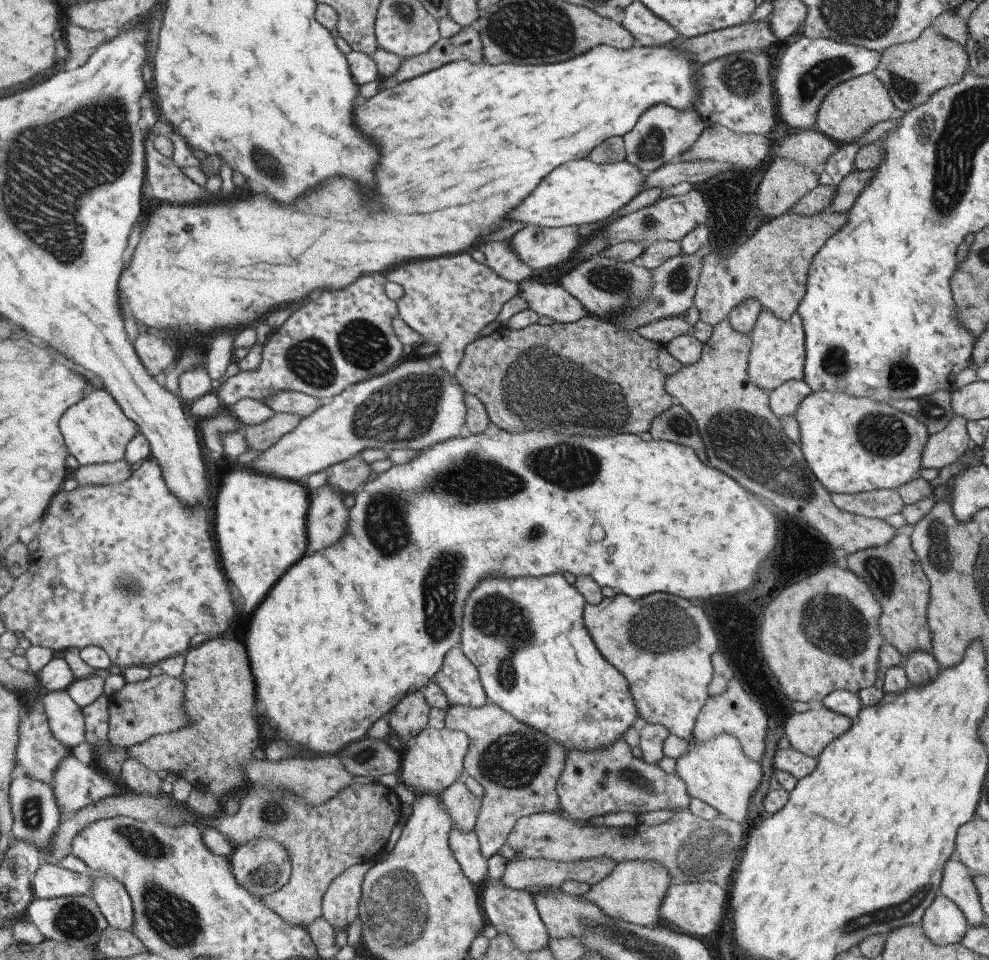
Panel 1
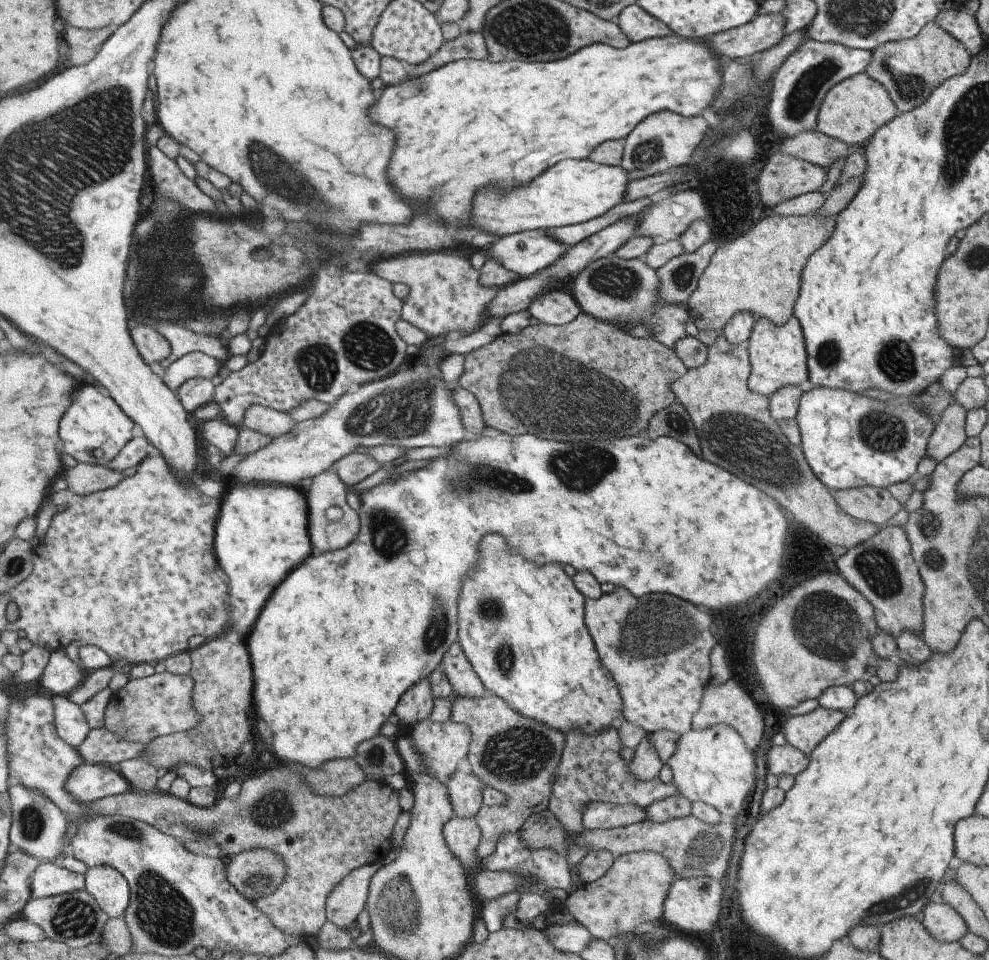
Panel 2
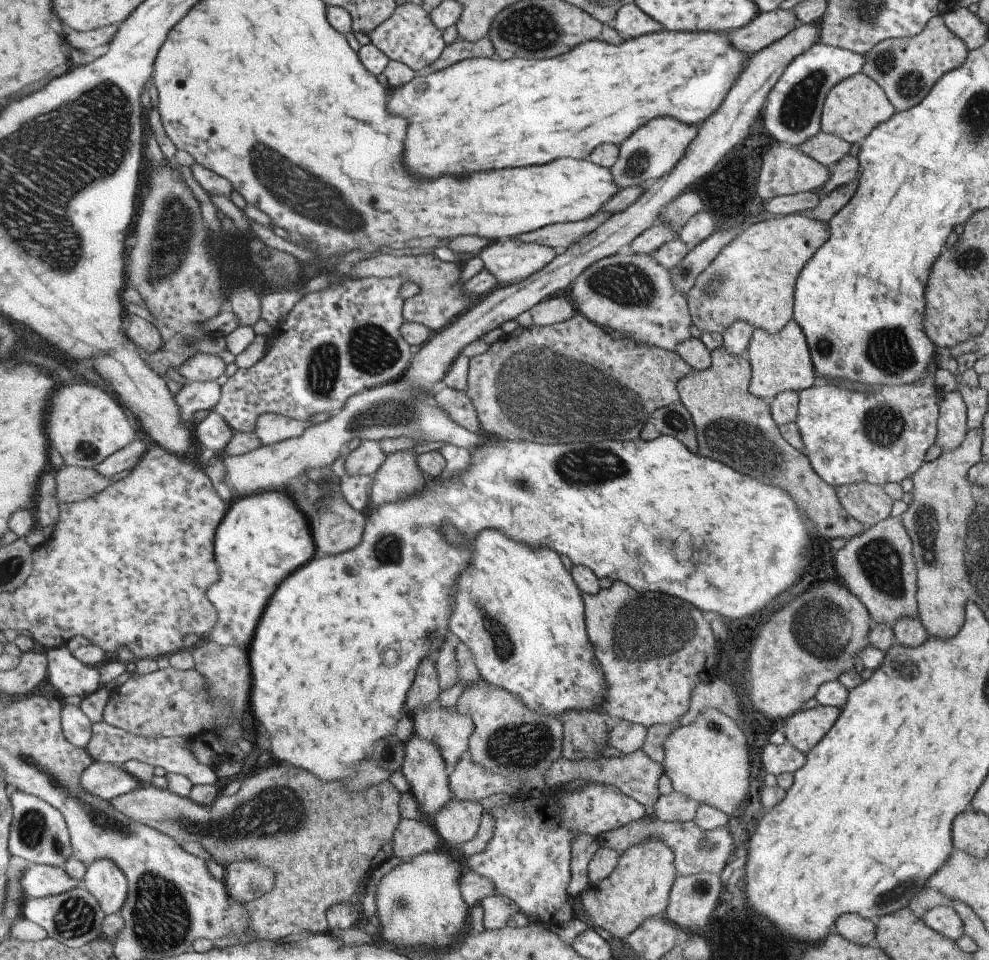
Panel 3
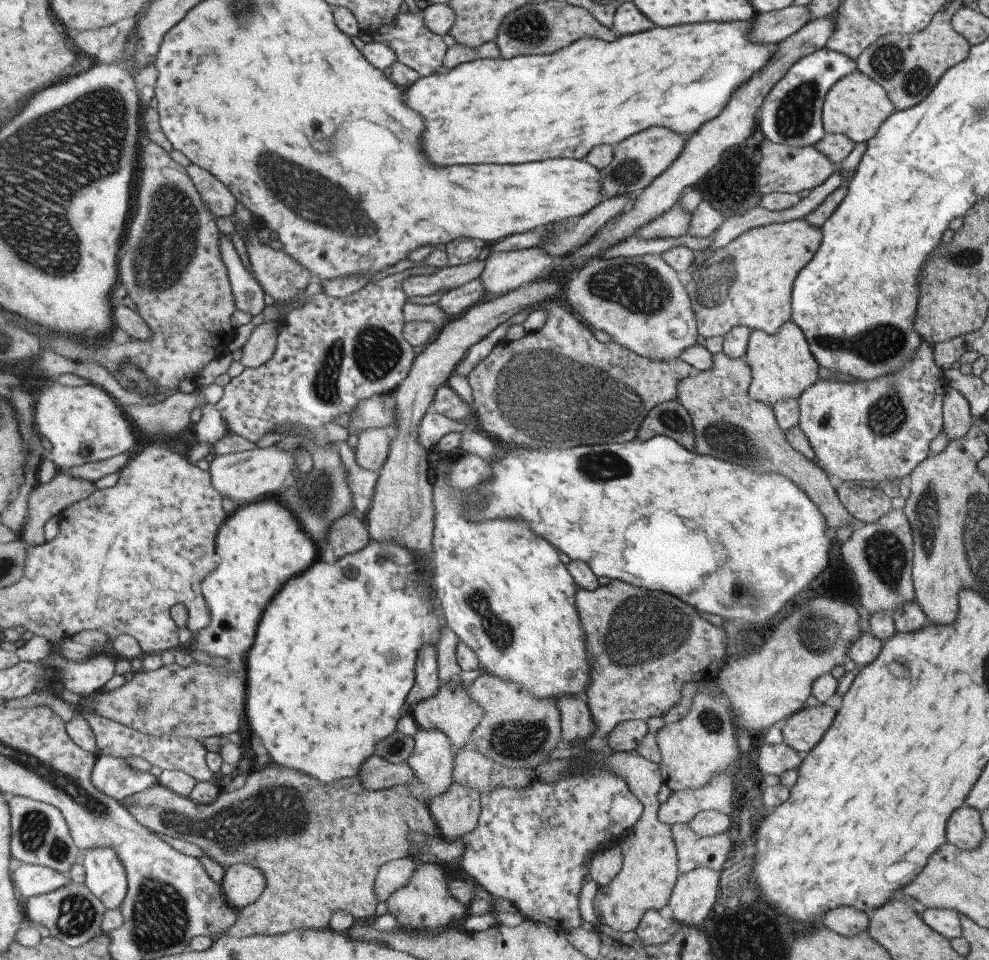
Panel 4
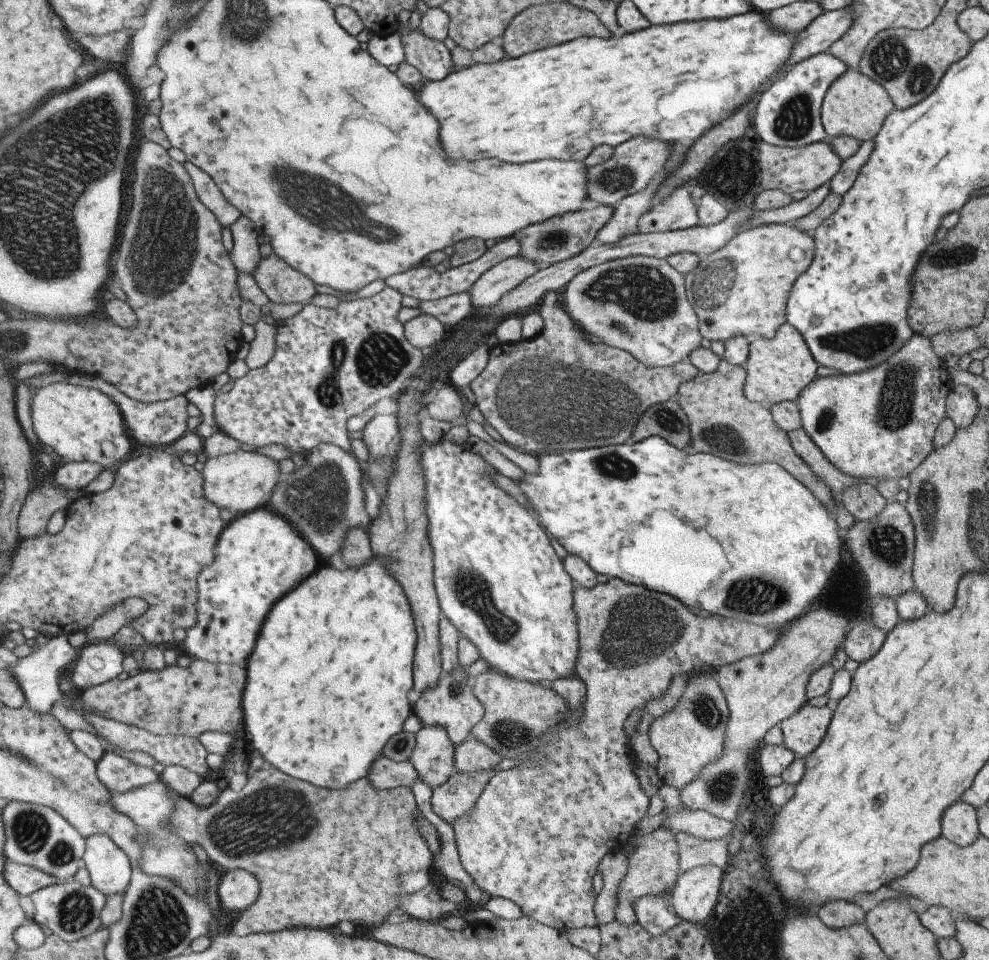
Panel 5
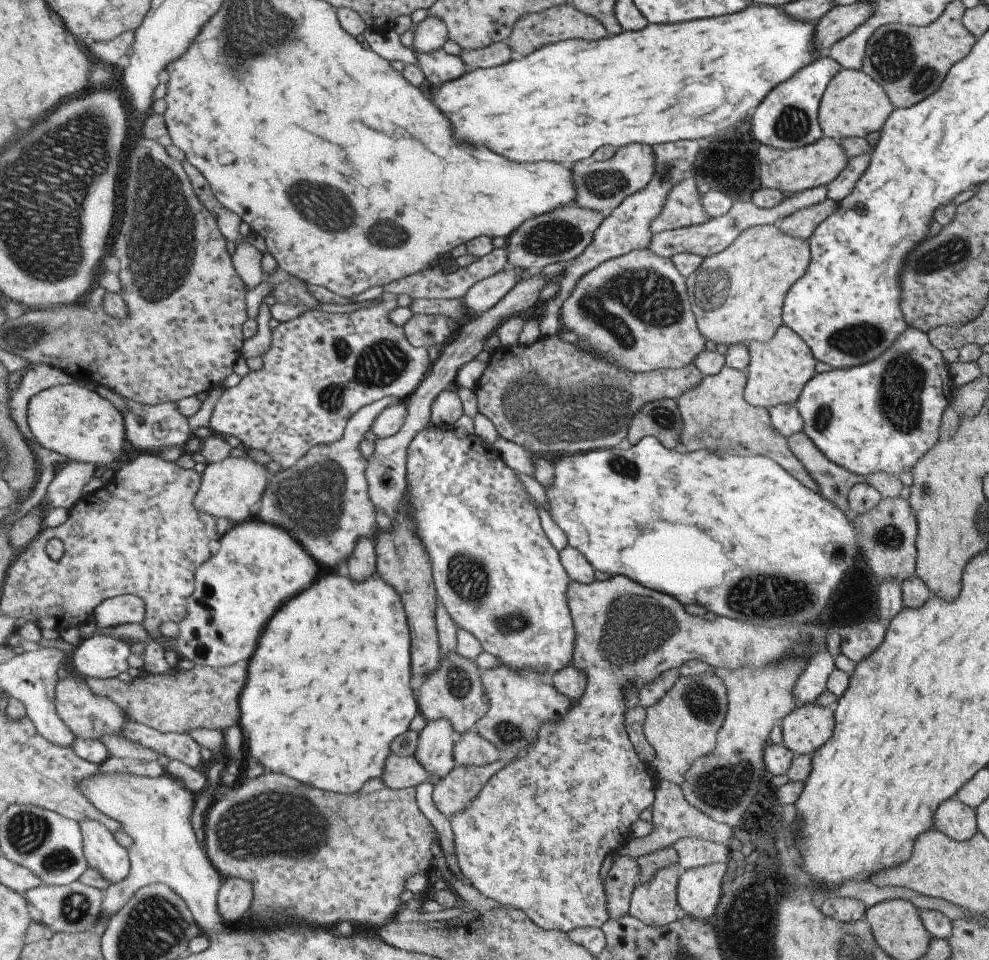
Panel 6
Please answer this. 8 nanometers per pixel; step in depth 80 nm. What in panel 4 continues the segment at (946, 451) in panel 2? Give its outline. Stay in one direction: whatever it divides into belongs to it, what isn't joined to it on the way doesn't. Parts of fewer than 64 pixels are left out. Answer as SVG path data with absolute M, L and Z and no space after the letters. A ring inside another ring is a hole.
M948 388L942 402L942 433L949 442L961 438L970 427L971 416L967 401L955 389Z

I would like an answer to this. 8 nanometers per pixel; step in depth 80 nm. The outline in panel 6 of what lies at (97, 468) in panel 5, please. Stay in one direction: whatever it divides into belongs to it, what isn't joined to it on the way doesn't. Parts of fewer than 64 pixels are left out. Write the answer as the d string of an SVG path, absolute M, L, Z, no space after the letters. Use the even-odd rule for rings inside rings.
M69 461L56 473L47 487L47 493L41 506L31 511L49 512L49 510L63 507L71 510L74 504L83 498L85 484L91 482L95 476L97 466L85 461Z

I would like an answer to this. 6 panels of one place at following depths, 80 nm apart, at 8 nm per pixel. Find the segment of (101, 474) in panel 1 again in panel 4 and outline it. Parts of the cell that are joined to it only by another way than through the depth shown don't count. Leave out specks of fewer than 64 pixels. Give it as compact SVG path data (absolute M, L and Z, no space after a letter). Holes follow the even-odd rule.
M58 469L51 482L32 488L29 494L29 508L27 509L21 538L26 541L27 545L43 544L46 541L45 527L47 522L53 517L59 518L64 510L83 499L89 498L97 490L97 486L93 481L76 477L71 473Z

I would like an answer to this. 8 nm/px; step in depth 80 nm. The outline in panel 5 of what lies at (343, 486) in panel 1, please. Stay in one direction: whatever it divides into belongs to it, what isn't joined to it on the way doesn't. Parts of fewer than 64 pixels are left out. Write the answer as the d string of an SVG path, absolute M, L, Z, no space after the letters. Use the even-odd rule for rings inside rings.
M396 414L375 416L364 428L361 439L368 448L367 462L387 459L393 454L392 447L399 440L399 436L400 424Z

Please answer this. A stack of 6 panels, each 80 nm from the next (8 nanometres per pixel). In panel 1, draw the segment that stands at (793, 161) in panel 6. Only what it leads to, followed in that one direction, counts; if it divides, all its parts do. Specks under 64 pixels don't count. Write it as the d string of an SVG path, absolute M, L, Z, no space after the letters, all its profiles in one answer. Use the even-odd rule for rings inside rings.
M785 159L773 160L756 188L756 207L771 220L789 213L790 208L815 188L818 175L809 167Z

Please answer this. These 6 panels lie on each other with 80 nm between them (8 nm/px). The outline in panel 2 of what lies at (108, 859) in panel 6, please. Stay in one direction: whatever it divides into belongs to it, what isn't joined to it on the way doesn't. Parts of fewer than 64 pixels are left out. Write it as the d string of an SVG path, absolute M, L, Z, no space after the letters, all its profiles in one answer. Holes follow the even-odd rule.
M105 865L90 868L85 875L86 889L110 918L125 917L132 903L132 889L125 876L116 868Z

